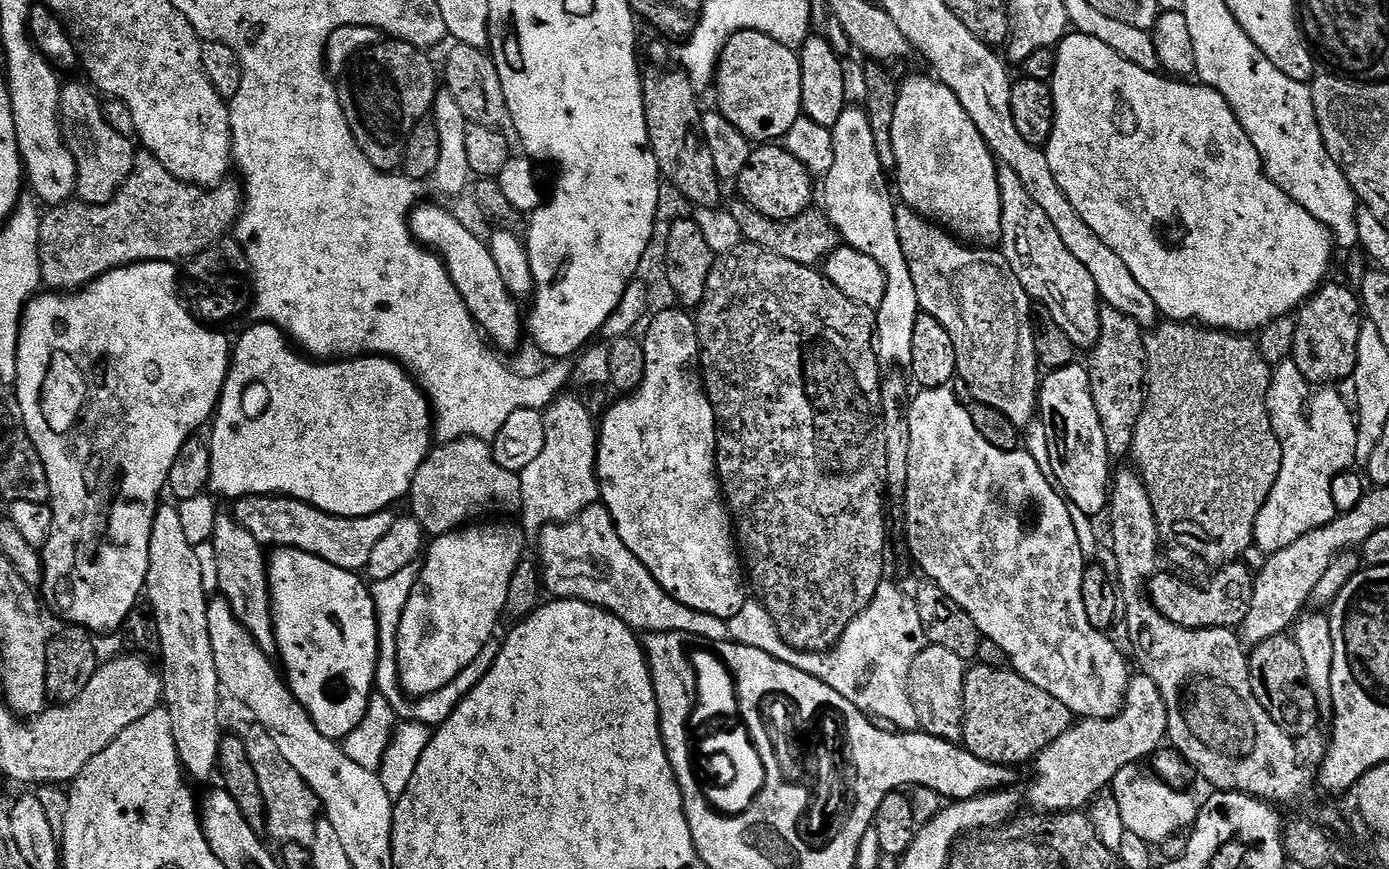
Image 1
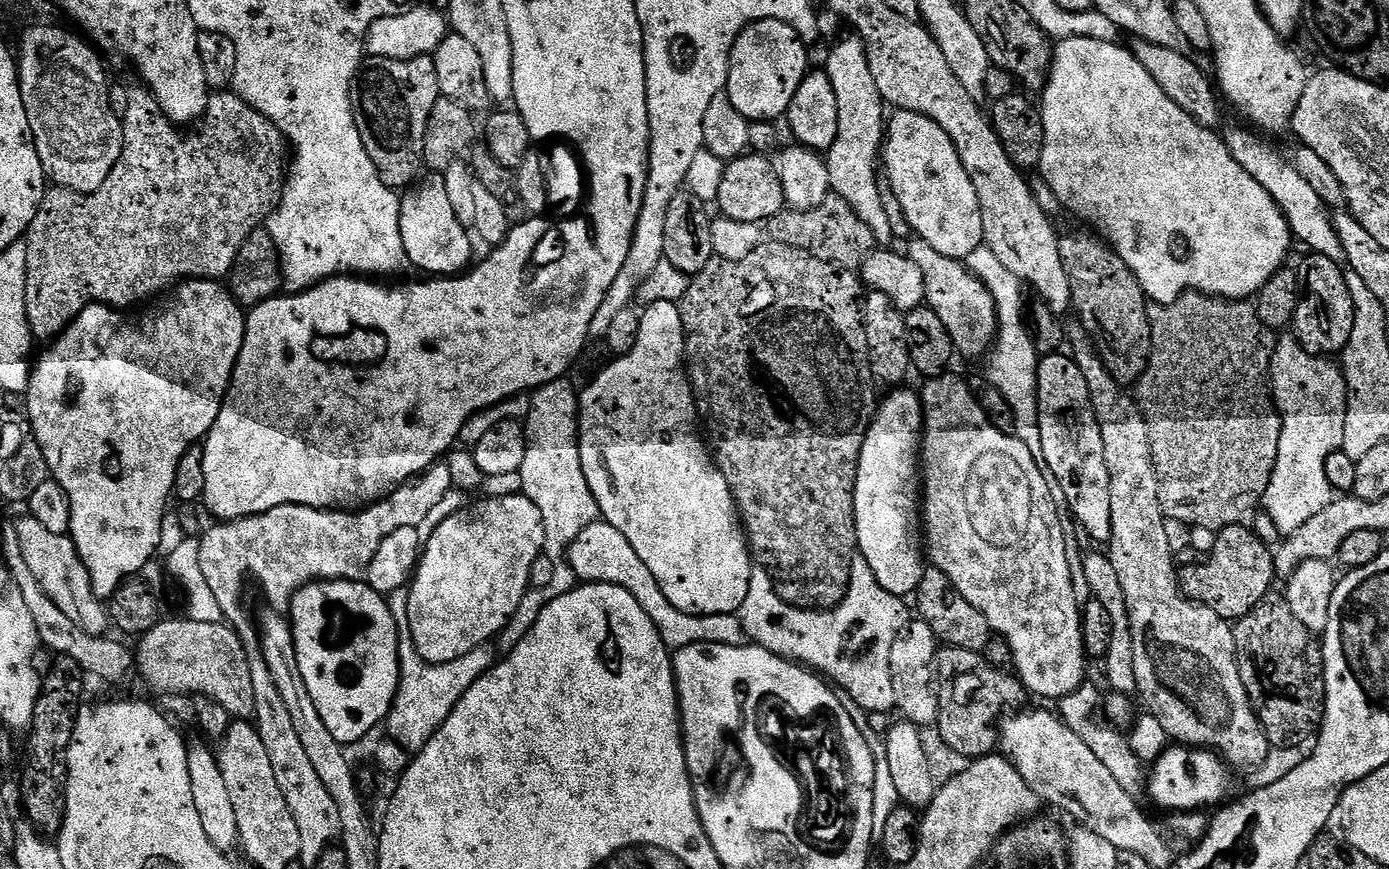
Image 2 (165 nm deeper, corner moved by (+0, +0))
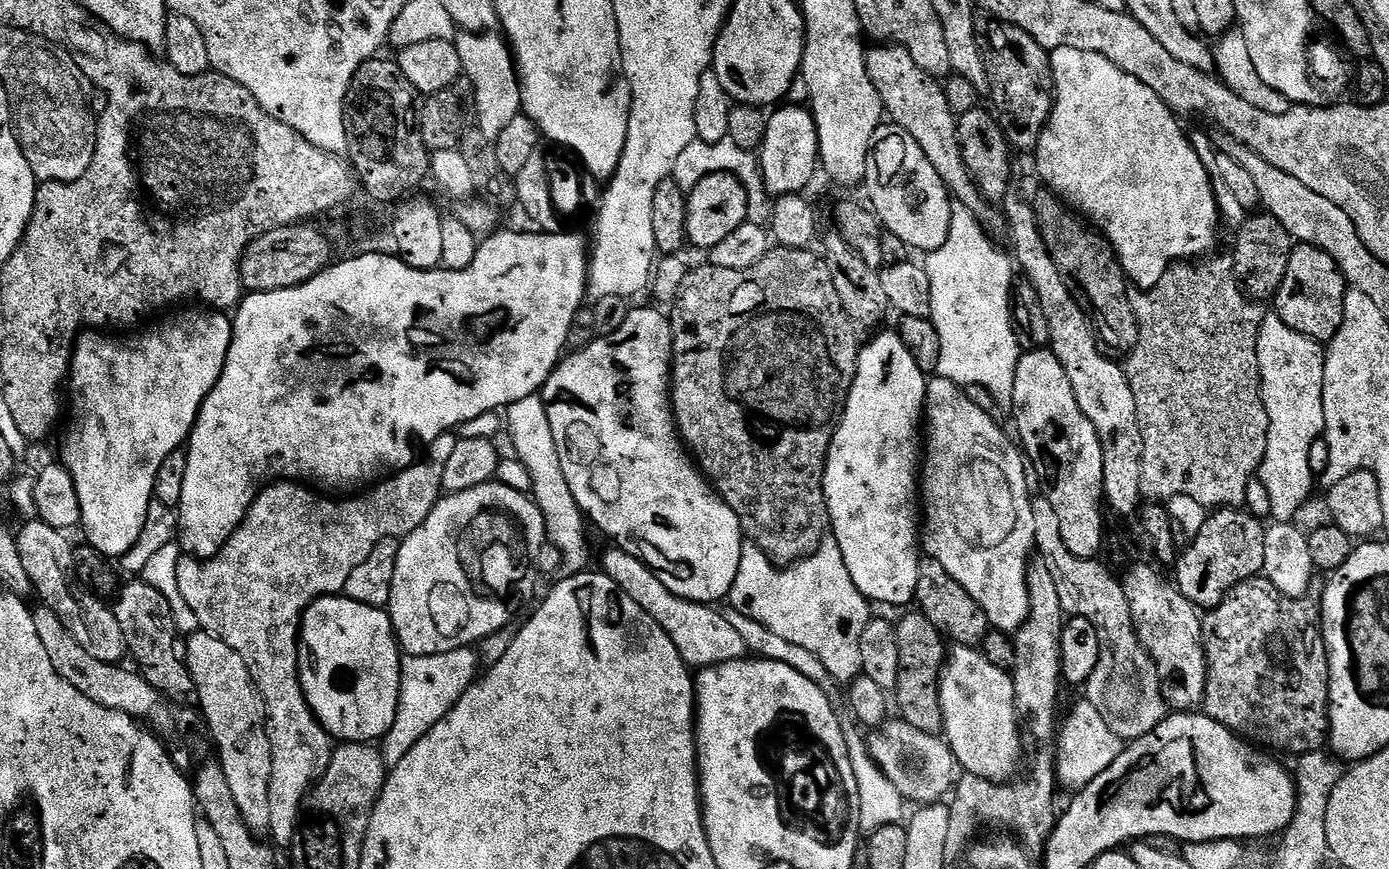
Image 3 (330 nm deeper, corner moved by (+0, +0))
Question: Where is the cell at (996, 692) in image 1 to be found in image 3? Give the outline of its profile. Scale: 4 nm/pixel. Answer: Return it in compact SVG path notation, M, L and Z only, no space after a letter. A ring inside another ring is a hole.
M920 610L910 611L905 611L905 616L894 624L897 652L900 655L894 704L900 707L899 719L914 726L914 730L936 734L944 727L944 716L940 713L940 674L946 663L946 640Z

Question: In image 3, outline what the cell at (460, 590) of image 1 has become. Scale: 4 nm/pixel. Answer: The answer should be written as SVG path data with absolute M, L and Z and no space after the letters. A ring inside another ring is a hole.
M496 483L445 495L430 510L426 522L400 540L386 616L392 621L395 643L407 655L446 654L479 645L490 634L509 627L512 615L531 598L538 579L536 559L546 543L544 519L535 500L508 484Z

